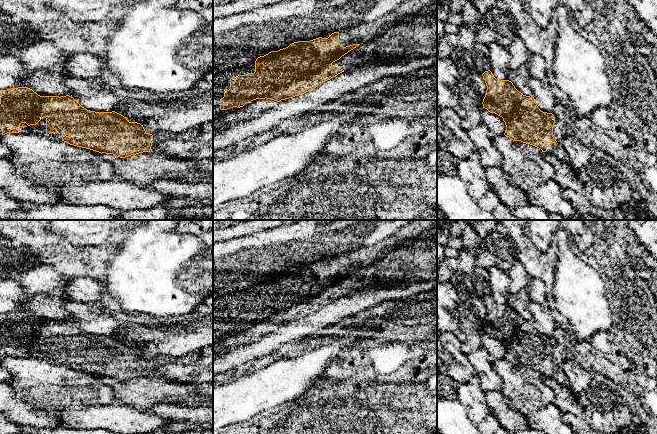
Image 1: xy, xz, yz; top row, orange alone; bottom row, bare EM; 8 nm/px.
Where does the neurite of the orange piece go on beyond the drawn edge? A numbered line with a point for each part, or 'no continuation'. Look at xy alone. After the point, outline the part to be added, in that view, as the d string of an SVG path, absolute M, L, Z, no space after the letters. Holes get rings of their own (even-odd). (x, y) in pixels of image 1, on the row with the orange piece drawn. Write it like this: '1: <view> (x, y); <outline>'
1: xy (24, 128); M21 123L19 133L29 133L29 126L26 123Z

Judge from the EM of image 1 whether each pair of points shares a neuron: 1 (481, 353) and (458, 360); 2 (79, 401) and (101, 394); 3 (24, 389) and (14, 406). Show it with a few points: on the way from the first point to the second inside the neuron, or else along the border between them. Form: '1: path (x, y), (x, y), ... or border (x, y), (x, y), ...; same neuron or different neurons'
1: border (466, 354), (476, 375); different neurons
2: path (84, 401), (96, 395); same neuron
3: border (10, 384), (13, 392), (19, 398), (35, 406); different neurons

